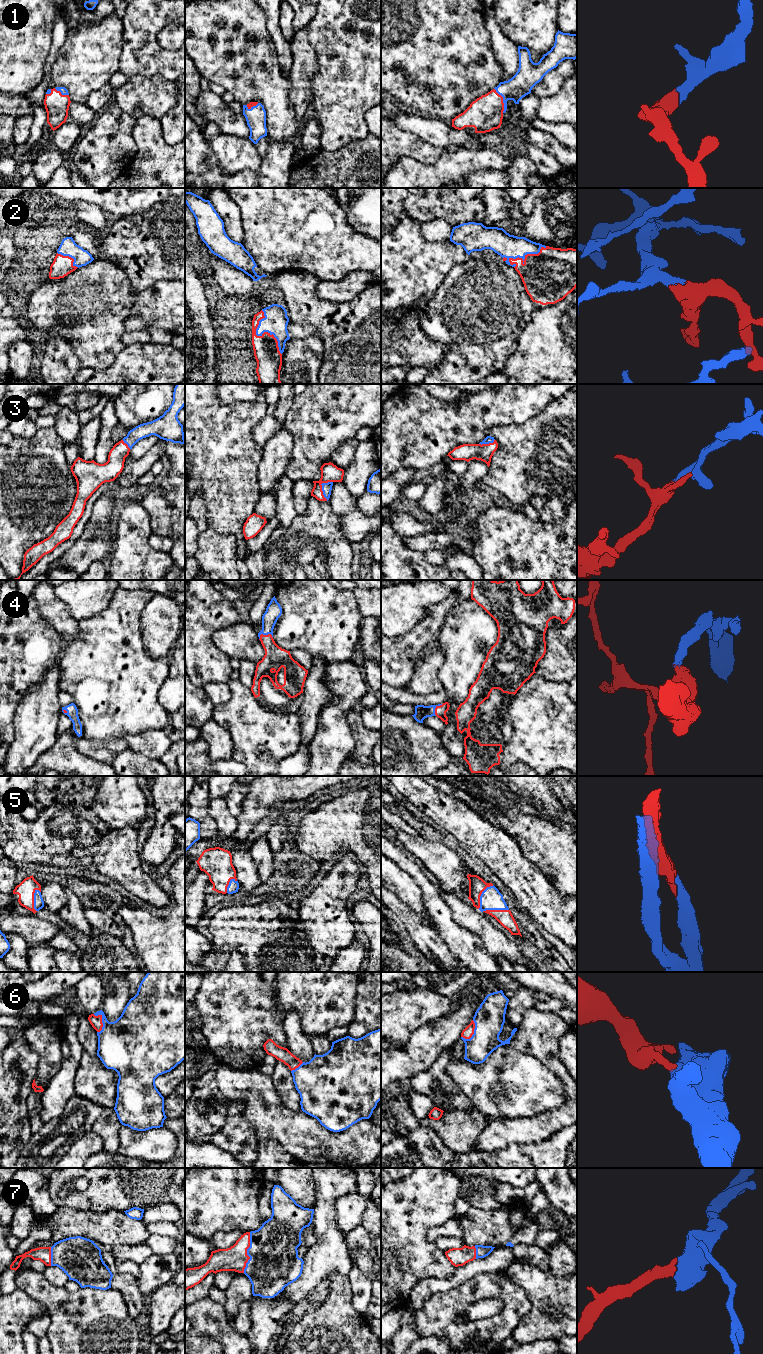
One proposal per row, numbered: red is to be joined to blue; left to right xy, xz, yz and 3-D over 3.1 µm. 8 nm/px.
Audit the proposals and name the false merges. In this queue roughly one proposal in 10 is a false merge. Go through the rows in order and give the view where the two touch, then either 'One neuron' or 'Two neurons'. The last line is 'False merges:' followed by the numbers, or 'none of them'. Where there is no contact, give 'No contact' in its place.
1: Touches blue in yz. One neuron
2: Touches blue in yz. One neuron
3: Touches blue in xz. One neuron
4: Touches blue in xz. One neuron
5: Touches blue in yz. One neuron
6: Touches blue in xy. One neuron
7: Touches blue in xz. One neuron
False merges: none of them

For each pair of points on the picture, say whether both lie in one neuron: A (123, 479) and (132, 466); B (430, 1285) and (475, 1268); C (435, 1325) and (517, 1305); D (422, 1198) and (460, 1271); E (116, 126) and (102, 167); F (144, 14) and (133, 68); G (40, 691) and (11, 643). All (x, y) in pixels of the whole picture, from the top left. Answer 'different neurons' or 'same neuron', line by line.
A: same neuron
B: same neuron
C: same neuron
D: different neurons
E: same neuron
F: same neuron
G: different neurons

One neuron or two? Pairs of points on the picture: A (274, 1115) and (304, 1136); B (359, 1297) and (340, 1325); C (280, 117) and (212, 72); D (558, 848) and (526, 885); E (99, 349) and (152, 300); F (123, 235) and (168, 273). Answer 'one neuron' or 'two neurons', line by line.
A: one neuron
B: two neurons
C: one neuron
D: two neurons
E: one neuron
F: one neuron

